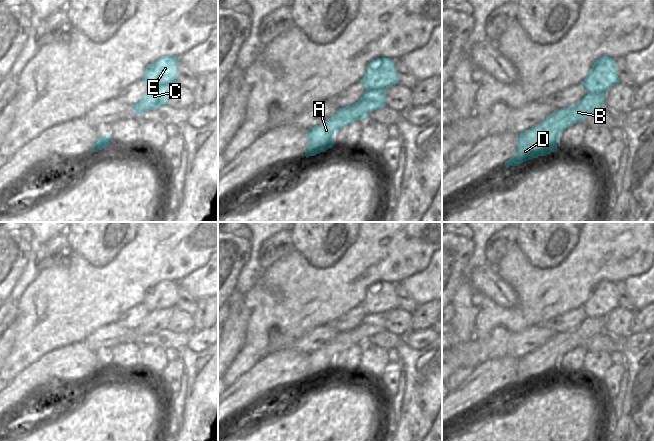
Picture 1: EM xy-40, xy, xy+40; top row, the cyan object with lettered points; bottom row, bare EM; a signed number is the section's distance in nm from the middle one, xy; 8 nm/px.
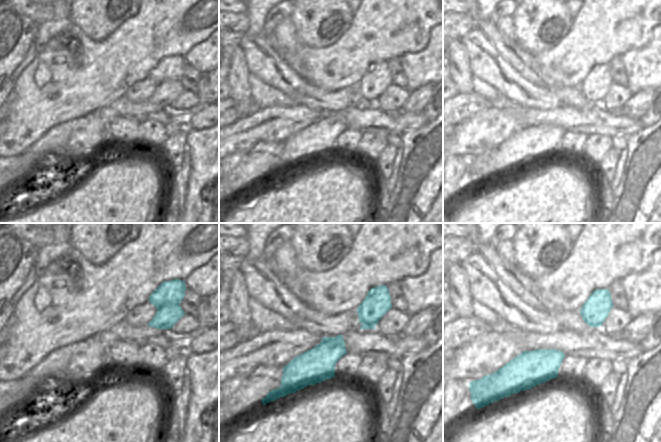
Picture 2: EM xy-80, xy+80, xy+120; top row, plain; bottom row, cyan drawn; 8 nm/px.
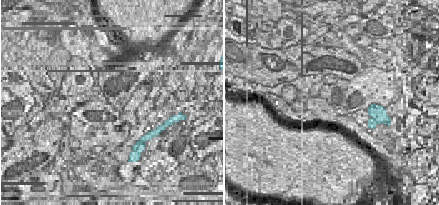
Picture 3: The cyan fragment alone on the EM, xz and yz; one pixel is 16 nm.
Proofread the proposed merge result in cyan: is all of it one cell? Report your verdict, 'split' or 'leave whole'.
split

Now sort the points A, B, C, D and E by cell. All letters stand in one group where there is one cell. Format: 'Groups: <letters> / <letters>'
Groups: A B C D / E.

